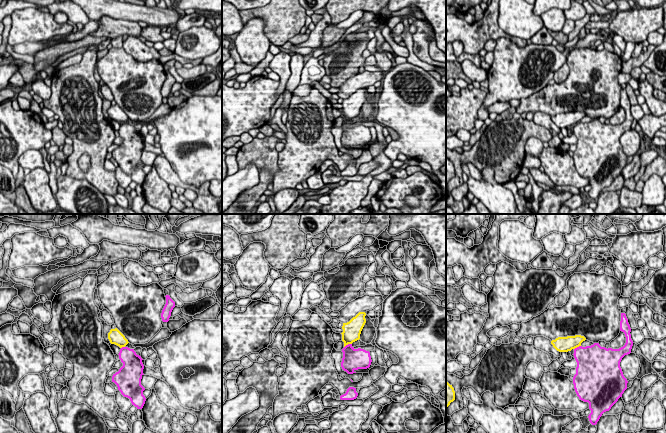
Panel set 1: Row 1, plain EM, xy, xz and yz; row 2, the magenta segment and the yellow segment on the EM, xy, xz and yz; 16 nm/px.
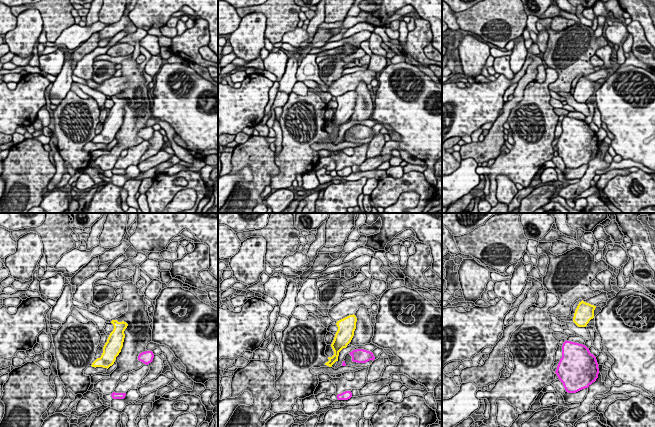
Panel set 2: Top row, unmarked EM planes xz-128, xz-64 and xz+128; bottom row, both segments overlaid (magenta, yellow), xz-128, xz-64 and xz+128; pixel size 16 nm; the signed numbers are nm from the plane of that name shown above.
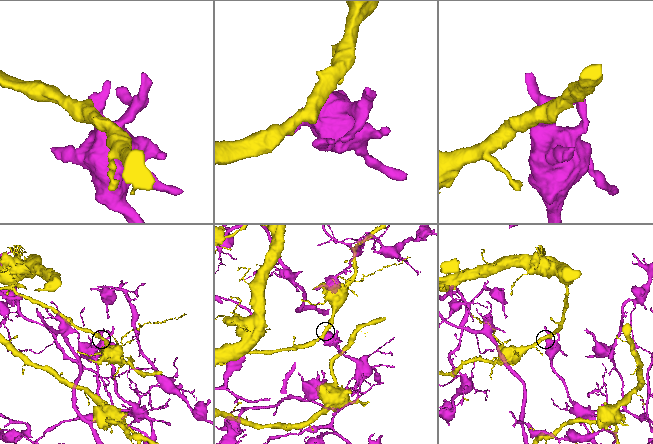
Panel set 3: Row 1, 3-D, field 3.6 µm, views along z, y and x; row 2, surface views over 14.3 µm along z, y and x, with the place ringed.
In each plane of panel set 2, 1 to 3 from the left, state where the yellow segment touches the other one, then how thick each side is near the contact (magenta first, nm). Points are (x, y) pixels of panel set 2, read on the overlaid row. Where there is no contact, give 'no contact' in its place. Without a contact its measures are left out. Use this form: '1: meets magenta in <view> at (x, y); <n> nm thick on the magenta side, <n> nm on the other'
1: no contact
2: no contact
3: no contact

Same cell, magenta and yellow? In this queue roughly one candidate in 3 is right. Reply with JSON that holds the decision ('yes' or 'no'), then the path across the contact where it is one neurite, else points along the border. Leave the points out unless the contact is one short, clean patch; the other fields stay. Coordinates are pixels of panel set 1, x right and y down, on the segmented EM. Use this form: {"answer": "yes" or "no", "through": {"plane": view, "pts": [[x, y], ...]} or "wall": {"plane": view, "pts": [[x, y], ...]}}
{"answer": "no"}

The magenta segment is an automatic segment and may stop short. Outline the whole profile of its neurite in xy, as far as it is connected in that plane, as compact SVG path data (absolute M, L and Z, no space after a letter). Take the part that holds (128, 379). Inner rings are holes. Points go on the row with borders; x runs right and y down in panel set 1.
M122 347L119 352L119 359L123 366L113 374L114 382L124 397L130 399L132 405L142 409L146 398L143 395L145 388L141 385L144 365L141 356L137 355L134 349Z

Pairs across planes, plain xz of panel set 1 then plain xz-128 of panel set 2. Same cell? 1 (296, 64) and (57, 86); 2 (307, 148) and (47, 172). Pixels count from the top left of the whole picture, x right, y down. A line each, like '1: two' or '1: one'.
1: one
2: two

